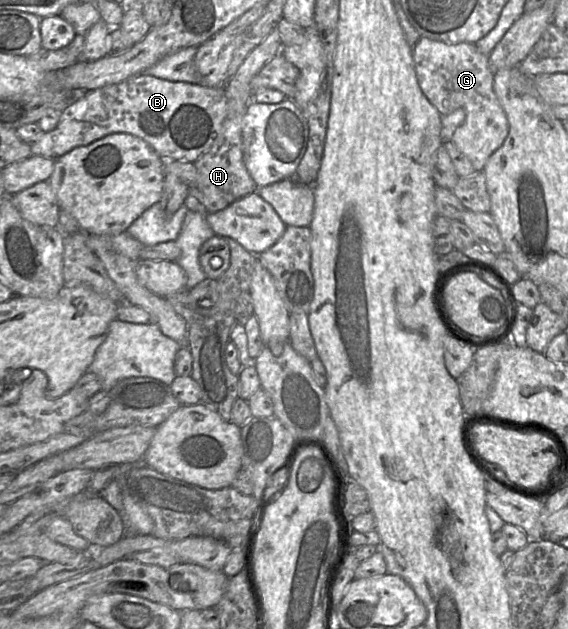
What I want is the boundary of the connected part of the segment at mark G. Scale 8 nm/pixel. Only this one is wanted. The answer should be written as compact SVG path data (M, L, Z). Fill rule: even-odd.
M421 37L413 47L413 61L423 94L441 115L448 115L459 108L465 111L465 120L451 140L470 160L474 169L482 171L488 158L503 144L509 130L506 114L493 89L494 74L490 70L489 57L481 53L474 43L447 44Z

